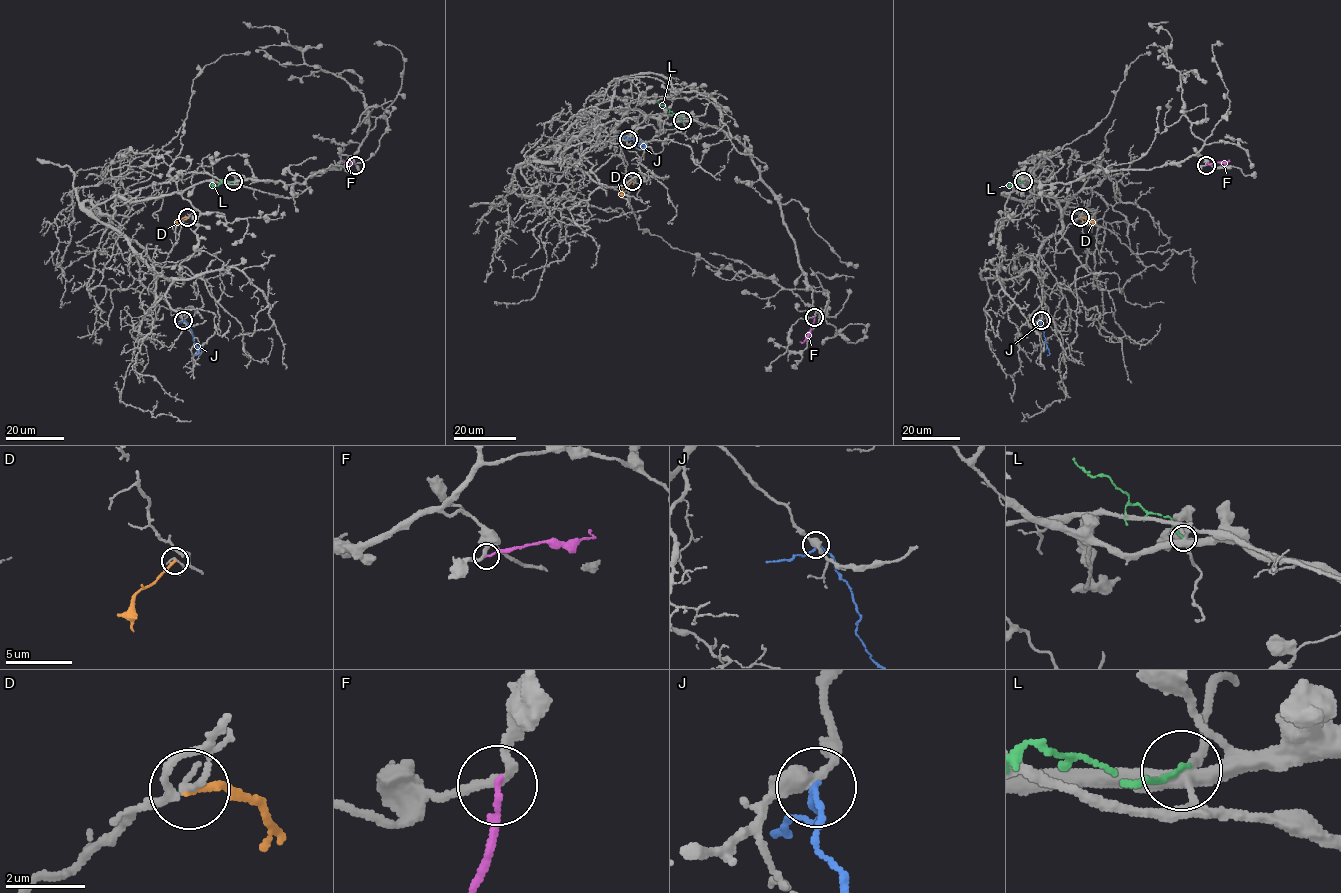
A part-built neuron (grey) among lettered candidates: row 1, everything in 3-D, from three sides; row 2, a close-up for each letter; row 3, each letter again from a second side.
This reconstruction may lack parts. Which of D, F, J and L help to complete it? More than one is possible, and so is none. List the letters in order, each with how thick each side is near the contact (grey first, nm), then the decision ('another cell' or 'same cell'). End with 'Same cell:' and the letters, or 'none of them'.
D: 170 nm thick on the grey side, 180 nm on the other; another cell
F: 240 nm thick on the grey side, 150 nm on the other; another cell
J: 400 nm thick on the grey side, 120 nm on the other; another cell
L: 400 nm thick on the grey side, 120 nm on the other; another cell
Same cell: none of them

